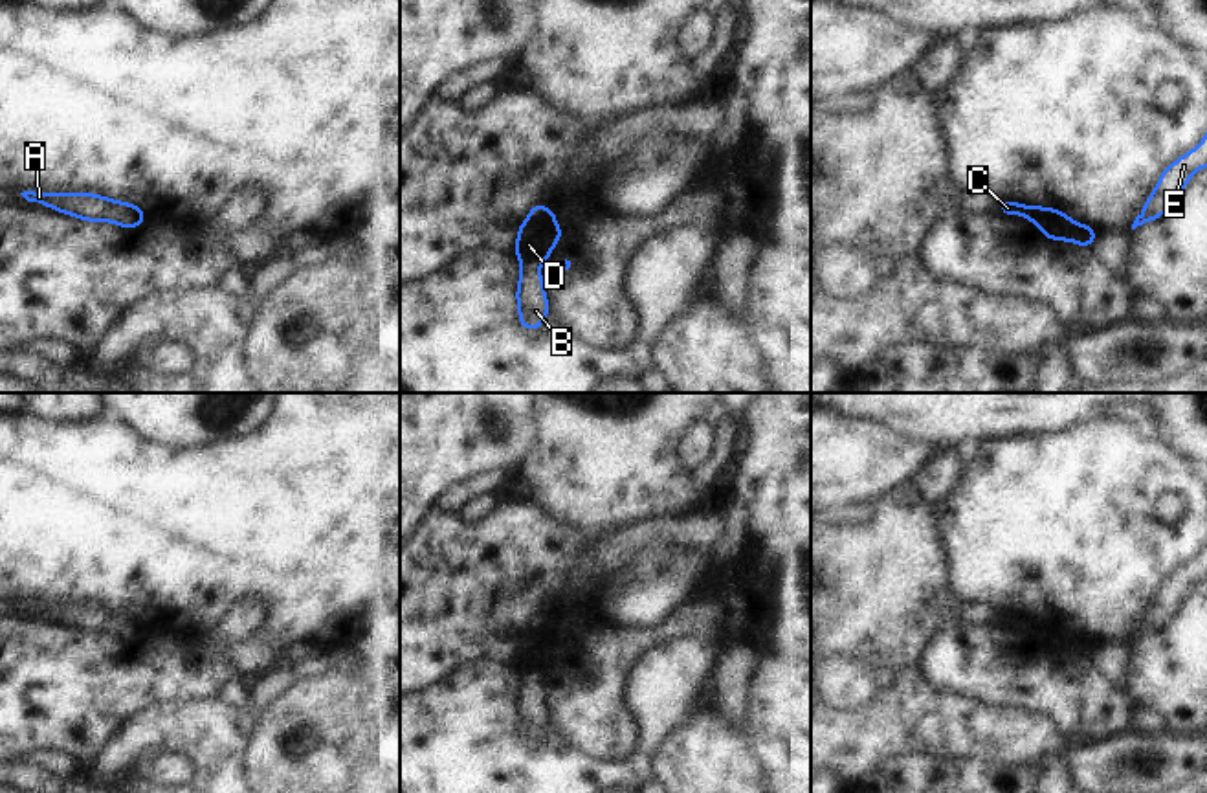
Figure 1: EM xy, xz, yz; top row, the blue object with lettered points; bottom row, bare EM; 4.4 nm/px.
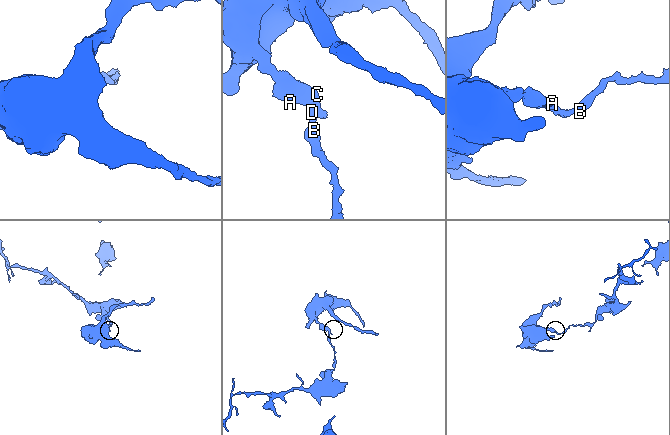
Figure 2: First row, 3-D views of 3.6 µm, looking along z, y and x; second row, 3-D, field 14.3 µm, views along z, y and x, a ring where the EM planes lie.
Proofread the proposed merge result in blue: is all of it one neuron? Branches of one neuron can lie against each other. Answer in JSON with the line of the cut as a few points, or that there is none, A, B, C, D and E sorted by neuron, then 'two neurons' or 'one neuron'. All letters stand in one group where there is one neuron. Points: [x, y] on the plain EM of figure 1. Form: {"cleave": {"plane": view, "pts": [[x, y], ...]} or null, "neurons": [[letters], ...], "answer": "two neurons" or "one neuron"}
{"cleave": {"plane": "xz", "pts": [[549, 619], [531, 628]]}, "neurons": [["A", "C"], ["B", "D", "E"]], "answer": "two neurons"}

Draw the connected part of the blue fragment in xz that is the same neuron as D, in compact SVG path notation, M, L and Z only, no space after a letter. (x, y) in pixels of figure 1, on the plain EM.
M548 620L541 628L530 628L517 639L517 652L514 655L514 665L521 674L515 701L517 732L530 743L537 743L550 725L539 674L552 668L552 659L561 650L565 650L565 644L558 639L554 620Z

